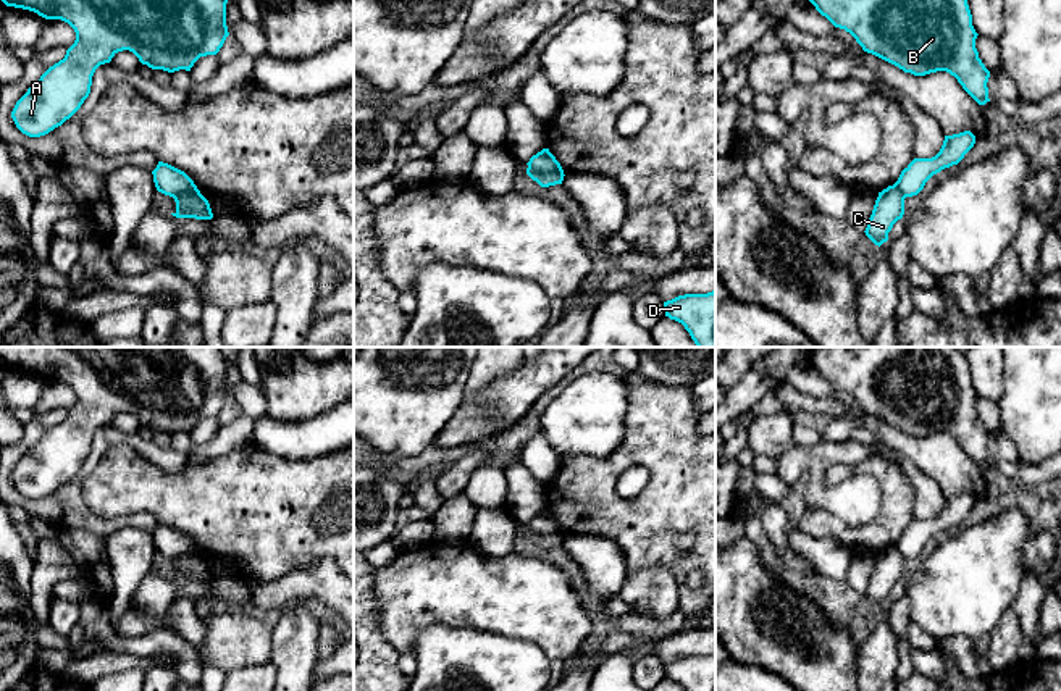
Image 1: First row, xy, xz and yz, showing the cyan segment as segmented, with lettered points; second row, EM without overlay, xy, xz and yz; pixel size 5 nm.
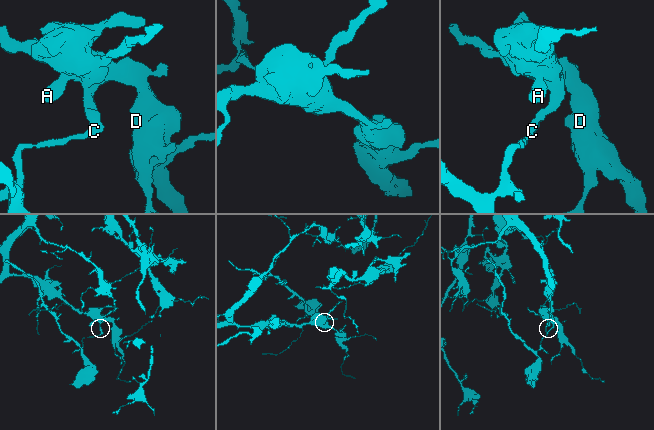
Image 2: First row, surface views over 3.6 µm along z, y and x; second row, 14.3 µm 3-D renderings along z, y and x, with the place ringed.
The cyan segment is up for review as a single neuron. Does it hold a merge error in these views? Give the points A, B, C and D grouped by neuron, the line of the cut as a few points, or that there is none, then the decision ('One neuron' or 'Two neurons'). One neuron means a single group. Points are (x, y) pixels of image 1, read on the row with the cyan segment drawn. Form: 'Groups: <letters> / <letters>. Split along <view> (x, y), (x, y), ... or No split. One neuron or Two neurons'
Groups: A B D / C. Split along xz (528, 165), (536, 170), (562, 173). Two neurons

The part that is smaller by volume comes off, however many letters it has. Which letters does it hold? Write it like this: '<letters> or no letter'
C

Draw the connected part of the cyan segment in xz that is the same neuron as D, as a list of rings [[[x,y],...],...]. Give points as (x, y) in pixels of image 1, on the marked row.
[[[715,289],[667,300],[664,312],[685,326],[698,347],[715,347]]]

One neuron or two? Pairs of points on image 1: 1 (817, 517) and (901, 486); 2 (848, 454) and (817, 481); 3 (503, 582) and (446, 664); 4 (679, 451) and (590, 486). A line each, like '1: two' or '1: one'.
1: one
2: one
3: two
4: one

